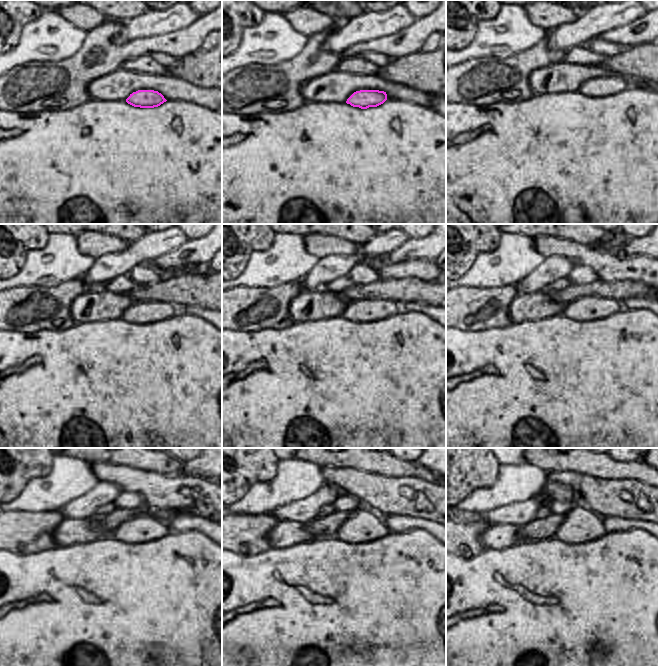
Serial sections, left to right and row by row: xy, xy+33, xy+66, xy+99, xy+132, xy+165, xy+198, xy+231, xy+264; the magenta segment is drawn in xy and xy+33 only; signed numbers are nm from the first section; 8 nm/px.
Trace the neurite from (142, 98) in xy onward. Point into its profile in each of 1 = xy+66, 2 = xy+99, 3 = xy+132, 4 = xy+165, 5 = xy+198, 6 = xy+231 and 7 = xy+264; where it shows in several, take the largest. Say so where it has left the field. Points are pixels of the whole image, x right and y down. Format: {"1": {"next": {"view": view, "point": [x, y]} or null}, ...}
{"1": {"next": {"view": "xy+66", "point": [592, 88]}}, "2": {"next": {"view": "xy+99", "point": [138, 313]}}, "3": {"next": {"view": "xy+132", "point": [366, 311]}}, "4": {"next": {"view": "xy+165", "point": [586, 309]}}, "5": {"next": {"view": "xy+198", "point": [141, 529]}}, "6": {"next": {"view": "xy+231", "point": [363, 526]}}, "7": {"next": {"view": "xy+264", "point": [581, 525]}}}

